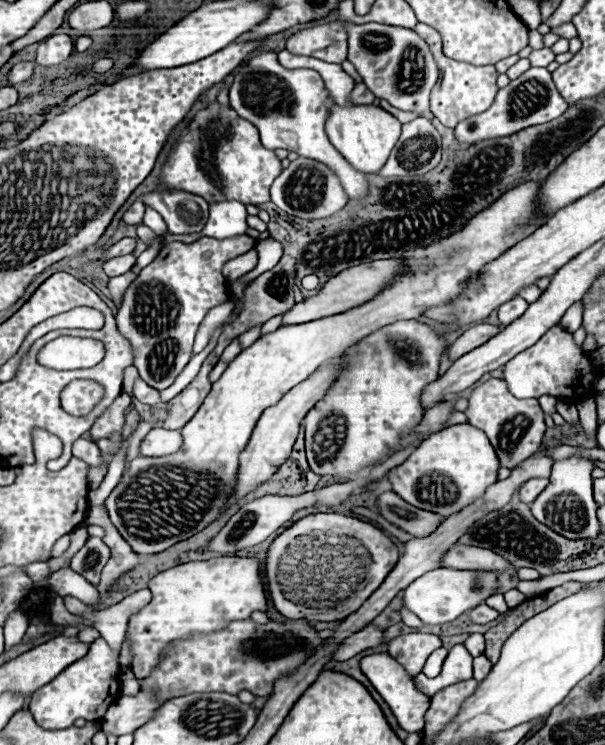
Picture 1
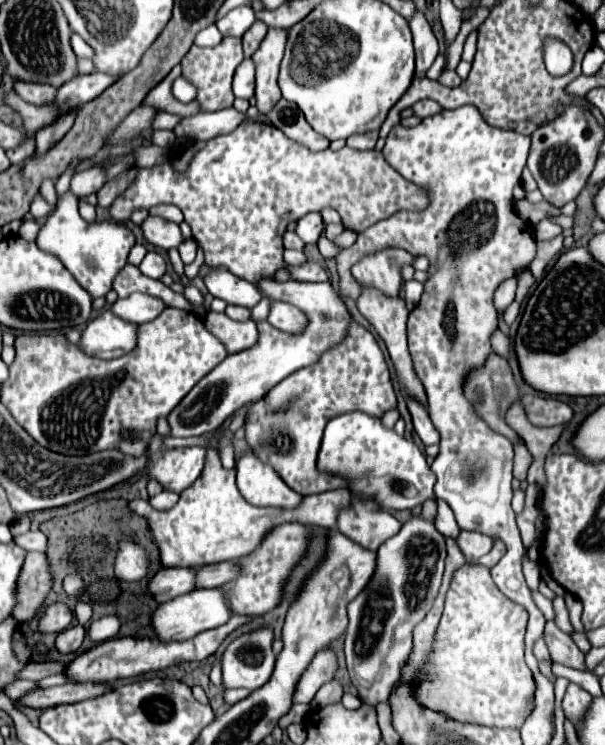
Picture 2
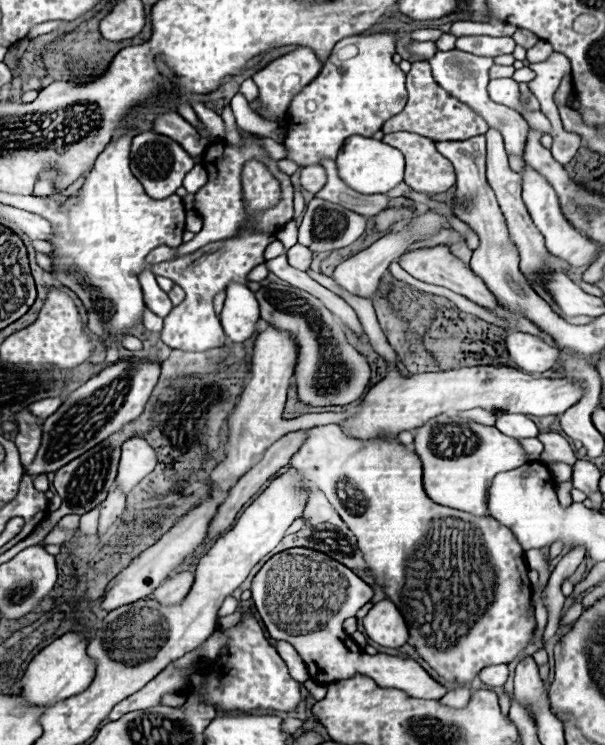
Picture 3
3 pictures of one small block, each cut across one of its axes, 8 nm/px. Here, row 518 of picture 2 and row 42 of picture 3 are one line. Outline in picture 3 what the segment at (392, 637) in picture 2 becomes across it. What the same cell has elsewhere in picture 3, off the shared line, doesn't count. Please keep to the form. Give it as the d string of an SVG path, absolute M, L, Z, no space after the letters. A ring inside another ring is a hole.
M412 40L408 44L408 52L410 52L410 56L416 56L420 60L430 60L436 52L436 44L434 42L416 42L416 40Z

